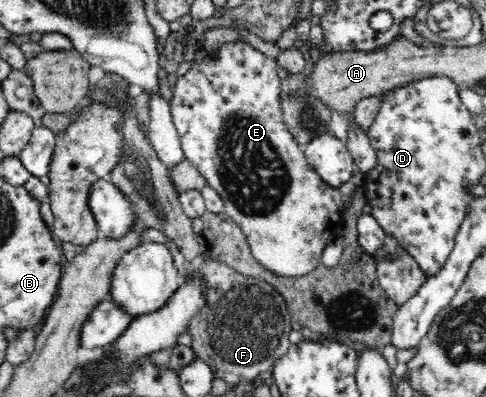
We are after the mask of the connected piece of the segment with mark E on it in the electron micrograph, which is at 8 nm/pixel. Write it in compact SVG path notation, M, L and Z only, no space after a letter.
M243 39L224 43L211 52L203 51L201 57L199 55L197 58L194 58L192 62L181 70L180 75L176 78L173 96L170 98L169 105L171 106L174 126L176 131L178 131L178 137L180 137L184 158L198 169L198 175L202 175L206 179L206 184L214 187L216 193L220 195L224 203L225 213L229 214L243 230L254 258L268 270L274 272L274 274L290 277L302 276L314 270L321 263L324 248L335 238L342 235L341 231L345 228L342 218L345 212L345 198L338 188L334 188L327 182L324 182L324 179L314 169L310 168L310 163L305 162L302 147L288 130L283 119L281 107L281 77L278 76L276 71L279 67L275 57L260 52Z

